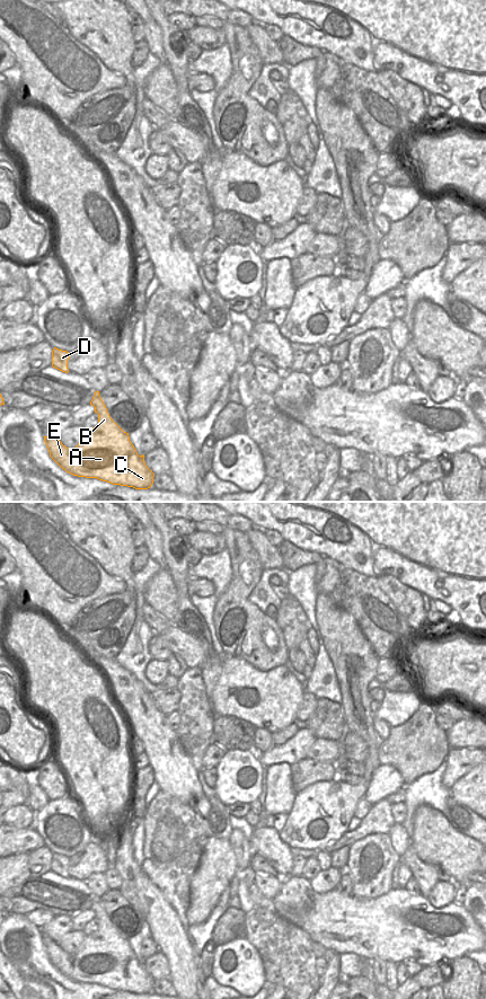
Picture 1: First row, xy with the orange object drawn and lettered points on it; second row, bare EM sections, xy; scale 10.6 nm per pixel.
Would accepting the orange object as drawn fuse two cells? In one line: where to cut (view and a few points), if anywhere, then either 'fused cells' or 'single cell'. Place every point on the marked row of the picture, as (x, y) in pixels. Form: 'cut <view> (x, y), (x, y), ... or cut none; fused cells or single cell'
cut none; single cell

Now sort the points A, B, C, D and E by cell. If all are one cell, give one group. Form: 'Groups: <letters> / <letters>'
Groups: A B C D E

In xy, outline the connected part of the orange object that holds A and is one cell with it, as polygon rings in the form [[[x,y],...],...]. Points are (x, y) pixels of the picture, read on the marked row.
[[[95,391],[90,405],[98,414],[98,424],[86,431],[74,449],[69,449],[62,442],[51,435],[44,436],[50,457],[67,472],[86,478],[97,478],[113,485],[133,487],[135,489],[148,489],[153,484],[154,474],[147,467],[144,454],[139,456],[130,441],[129,433],[124,432],[109,416],[107,408]]]

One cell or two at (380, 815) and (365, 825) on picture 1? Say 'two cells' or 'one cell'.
one cell

